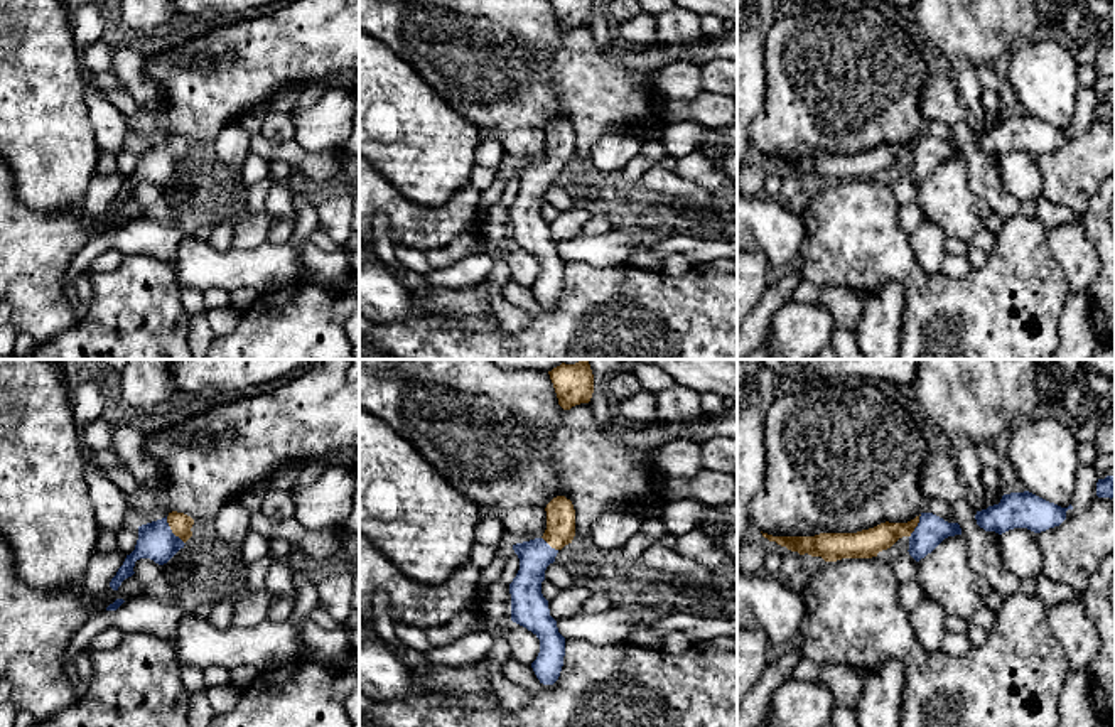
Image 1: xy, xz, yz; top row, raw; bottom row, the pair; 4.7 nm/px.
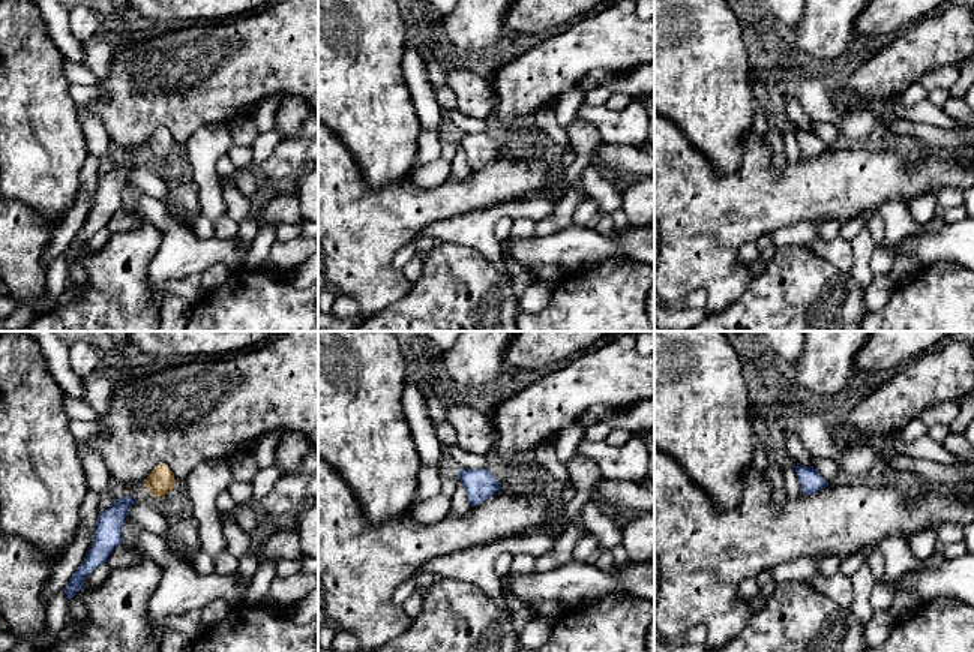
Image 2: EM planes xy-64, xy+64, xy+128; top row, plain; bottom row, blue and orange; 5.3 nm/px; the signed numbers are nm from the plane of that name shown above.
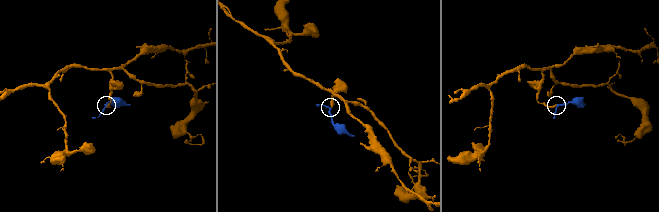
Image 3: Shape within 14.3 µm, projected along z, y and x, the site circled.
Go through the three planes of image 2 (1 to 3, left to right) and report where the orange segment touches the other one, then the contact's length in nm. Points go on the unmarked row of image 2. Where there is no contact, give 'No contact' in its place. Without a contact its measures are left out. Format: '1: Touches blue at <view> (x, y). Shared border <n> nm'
1: No contact
2: No contact
3: No contact

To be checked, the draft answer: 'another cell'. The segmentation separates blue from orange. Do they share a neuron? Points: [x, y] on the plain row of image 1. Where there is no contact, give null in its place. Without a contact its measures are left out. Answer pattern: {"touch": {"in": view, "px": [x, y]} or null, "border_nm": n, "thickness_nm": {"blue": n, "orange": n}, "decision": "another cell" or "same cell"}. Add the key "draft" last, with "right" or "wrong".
{"touch": {"in": "xy", "px": [171, 152]}, "border_nm": 160, "thickness_nm": {"blue": 180, "orange": 100}, "decision": "same cell", "draft": "wrong"}

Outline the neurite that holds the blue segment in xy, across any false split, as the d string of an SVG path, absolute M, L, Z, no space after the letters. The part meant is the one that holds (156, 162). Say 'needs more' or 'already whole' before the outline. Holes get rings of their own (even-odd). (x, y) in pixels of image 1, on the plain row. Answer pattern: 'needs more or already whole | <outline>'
needs more | M172 133L162 142L138 148L135 172L127 177L110 209L118 213L121 204L135 196L133 189L140 180L150 180L159 187L167 186L192 159L192 147L194 142L191 138Z

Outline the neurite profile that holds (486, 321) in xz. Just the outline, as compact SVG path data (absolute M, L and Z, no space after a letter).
M491 312L491 314L482 314L479 317L461 317L459 319L459 326L466 331L494 331L499 322L498 317Z

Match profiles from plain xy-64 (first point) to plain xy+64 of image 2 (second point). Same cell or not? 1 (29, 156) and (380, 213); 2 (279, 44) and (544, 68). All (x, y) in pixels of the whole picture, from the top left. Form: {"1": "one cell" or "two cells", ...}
{"1": "two cells", "2": "one cell"}

